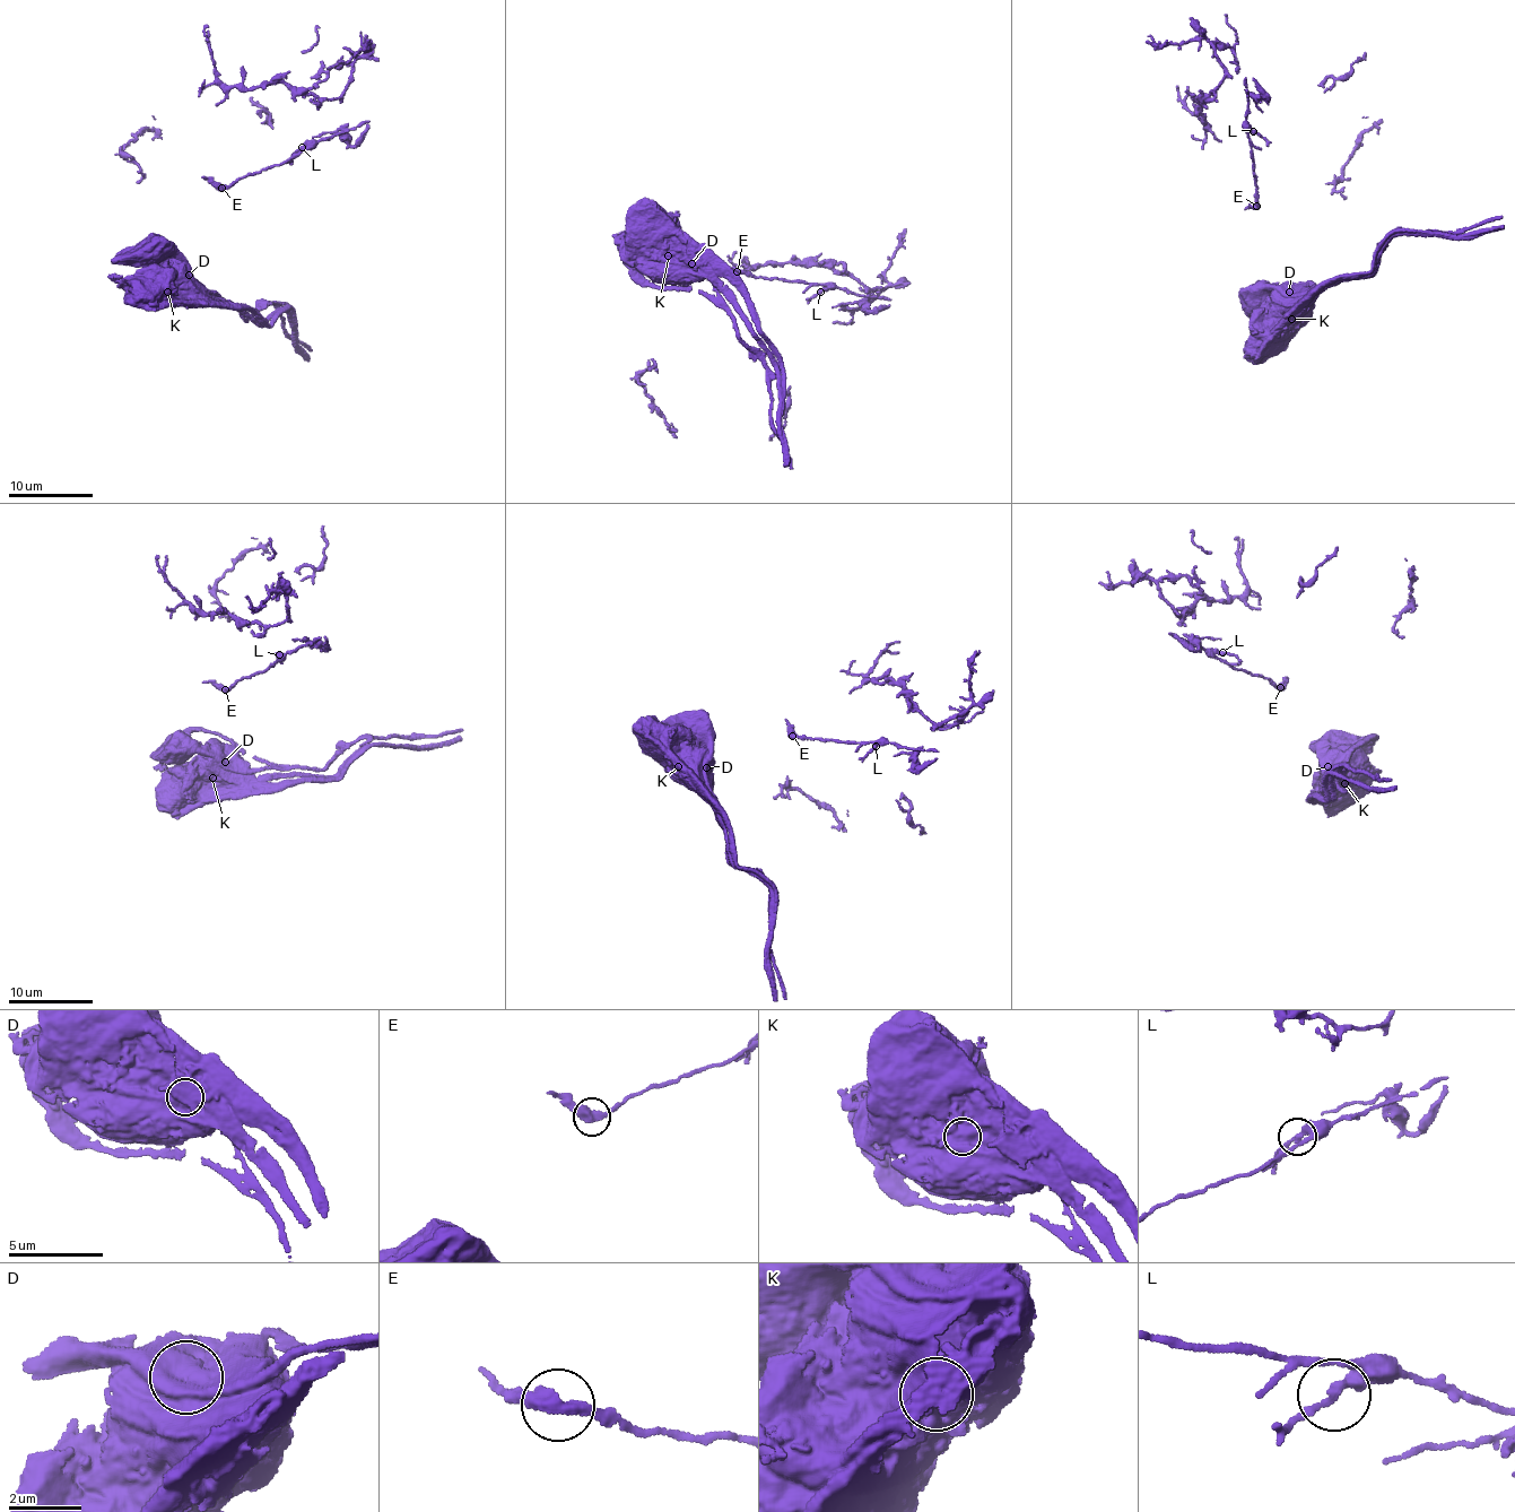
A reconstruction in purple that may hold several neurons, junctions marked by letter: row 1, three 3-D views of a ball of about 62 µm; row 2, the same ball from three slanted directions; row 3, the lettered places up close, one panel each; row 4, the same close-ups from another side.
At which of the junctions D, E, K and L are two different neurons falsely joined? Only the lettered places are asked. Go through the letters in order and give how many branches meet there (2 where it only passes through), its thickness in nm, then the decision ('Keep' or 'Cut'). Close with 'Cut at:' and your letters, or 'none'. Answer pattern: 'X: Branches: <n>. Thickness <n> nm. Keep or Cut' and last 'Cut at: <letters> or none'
D: Branches: 1. Thickness 1300 nm. Cut
E: Branches: 2. Thickness 440 nm. Keep
K: Branches: 1. Thickness 1400 nm. Cut
L: Branches: 2. Thickness 280 nm. Keep
Cut at: D, K

